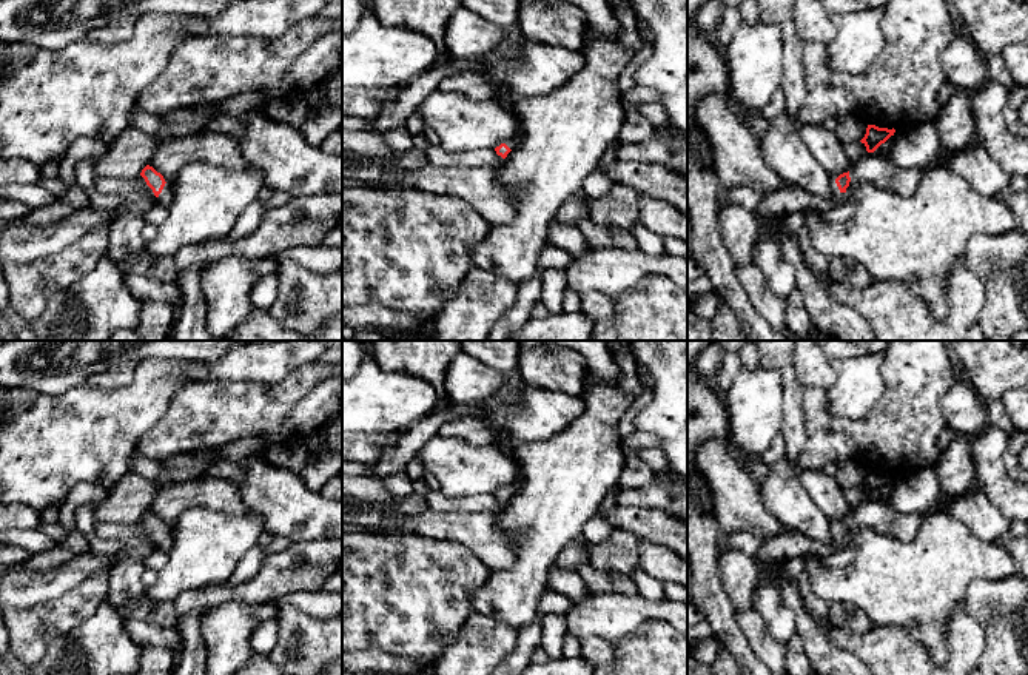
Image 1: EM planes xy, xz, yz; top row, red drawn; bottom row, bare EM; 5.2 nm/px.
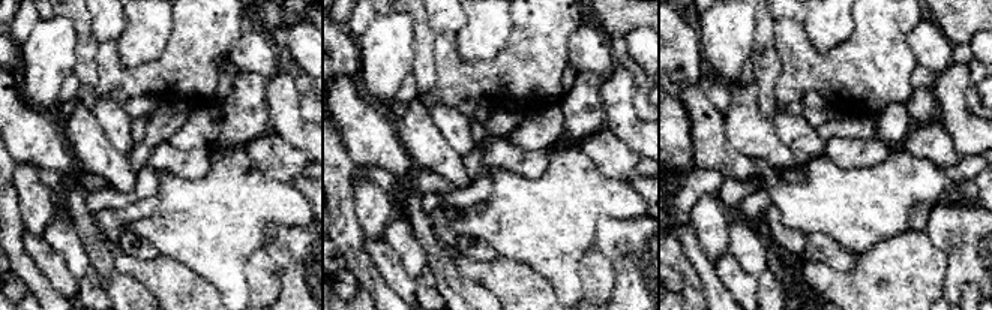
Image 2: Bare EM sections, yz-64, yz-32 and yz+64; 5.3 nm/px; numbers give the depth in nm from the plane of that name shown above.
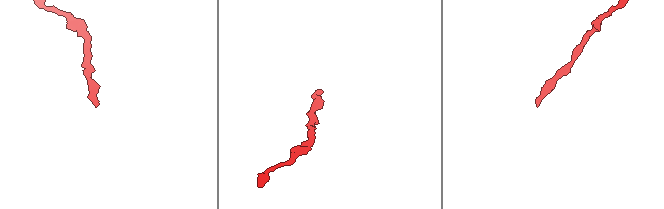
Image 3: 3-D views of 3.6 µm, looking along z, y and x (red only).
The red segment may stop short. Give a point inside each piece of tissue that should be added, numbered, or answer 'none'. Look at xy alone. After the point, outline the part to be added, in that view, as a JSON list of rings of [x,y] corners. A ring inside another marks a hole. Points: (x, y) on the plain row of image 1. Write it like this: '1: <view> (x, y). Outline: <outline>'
1: xy (164, 543). Outline: [[[165,529],[162,538],[157,542],[157,547],[162,549],[163,552],[170,552],[171,549],[171,533]]]

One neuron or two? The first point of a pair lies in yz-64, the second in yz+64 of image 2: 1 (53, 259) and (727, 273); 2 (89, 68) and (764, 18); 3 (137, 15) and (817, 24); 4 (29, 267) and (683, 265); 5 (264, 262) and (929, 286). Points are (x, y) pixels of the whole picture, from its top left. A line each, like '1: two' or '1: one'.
1: one
2: one
3: one
4: two
5: one

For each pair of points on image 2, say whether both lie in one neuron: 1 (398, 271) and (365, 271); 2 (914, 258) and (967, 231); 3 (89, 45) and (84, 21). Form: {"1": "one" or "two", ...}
{"1": "two", "2": "two", "3": "one"}

